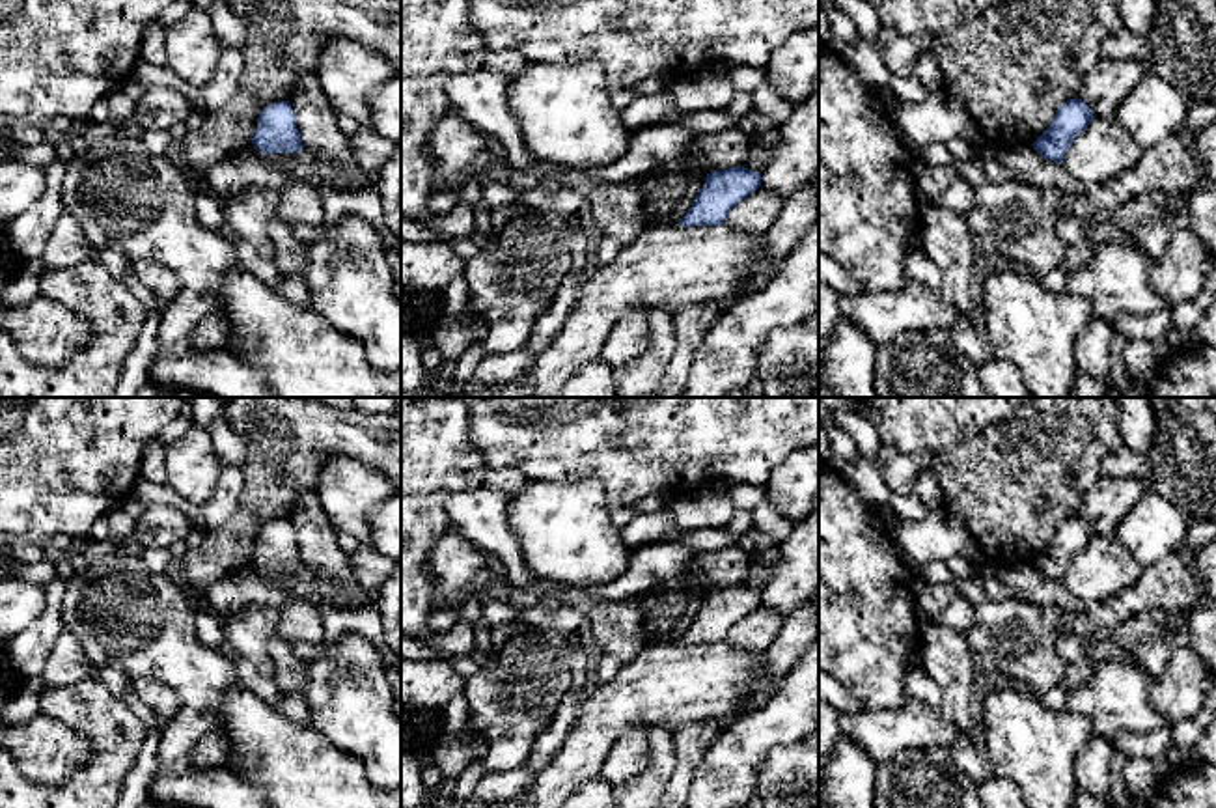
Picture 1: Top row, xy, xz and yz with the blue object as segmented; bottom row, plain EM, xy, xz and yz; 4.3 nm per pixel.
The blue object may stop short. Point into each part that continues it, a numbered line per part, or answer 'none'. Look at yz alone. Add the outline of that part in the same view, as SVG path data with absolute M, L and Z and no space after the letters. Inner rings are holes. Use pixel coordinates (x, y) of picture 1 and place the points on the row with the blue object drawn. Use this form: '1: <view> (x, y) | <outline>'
1: yz (1013, 66) | M1009 0L944 30L931 41L931 52L944 77L942 90L964 104L977 123L979 138L1002 147L1024 146L1050 127L1063 103L1078 97L1084 77L1100 62L1104 37L1119 26L1113 0Z

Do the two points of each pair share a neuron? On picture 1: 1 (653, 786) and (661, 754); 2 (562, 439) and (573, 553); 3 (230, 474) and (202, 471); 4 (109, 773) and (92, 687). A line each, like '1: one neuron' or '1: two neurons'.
1: one neuron
2: two neurons
3: two neurons
4: one neuron

